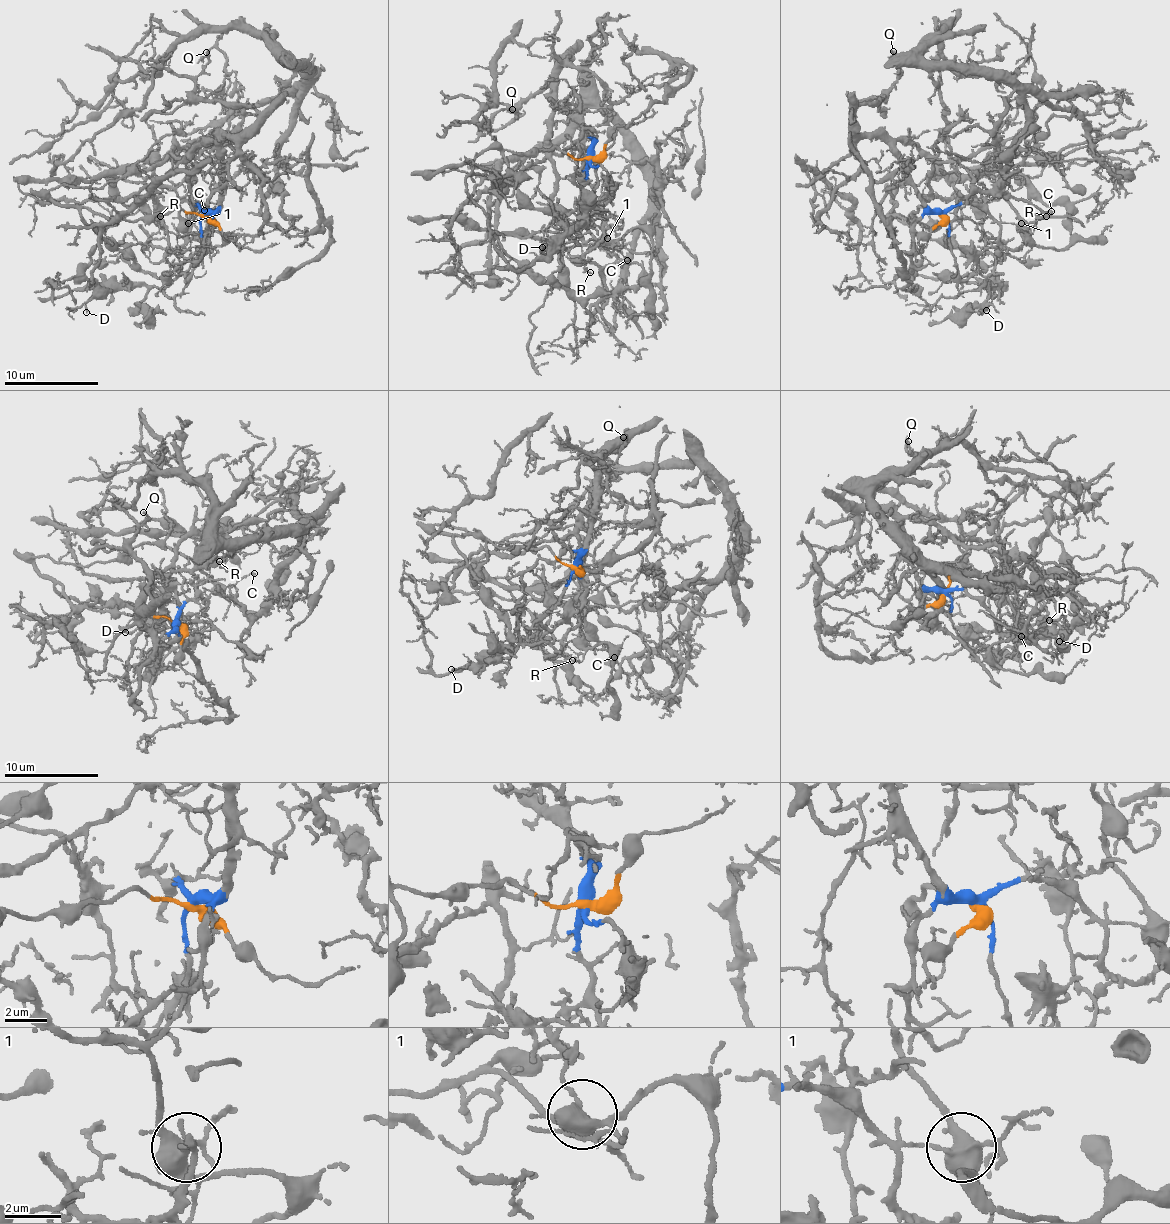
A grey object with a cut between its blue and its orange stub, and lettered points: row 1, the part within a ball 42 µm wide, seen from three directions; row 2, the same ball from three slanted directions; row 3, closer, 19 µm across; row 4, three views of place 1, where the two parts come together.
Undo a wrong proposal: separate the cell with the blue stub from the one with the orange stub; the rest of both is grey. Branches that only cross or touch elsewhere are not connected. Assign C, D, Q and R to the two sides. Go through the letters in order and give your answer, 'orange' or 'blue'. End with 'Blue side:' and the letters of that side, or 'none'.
C: blue
D: blue
Q: blue
R: blue
Blue side: C, D, Q, R

